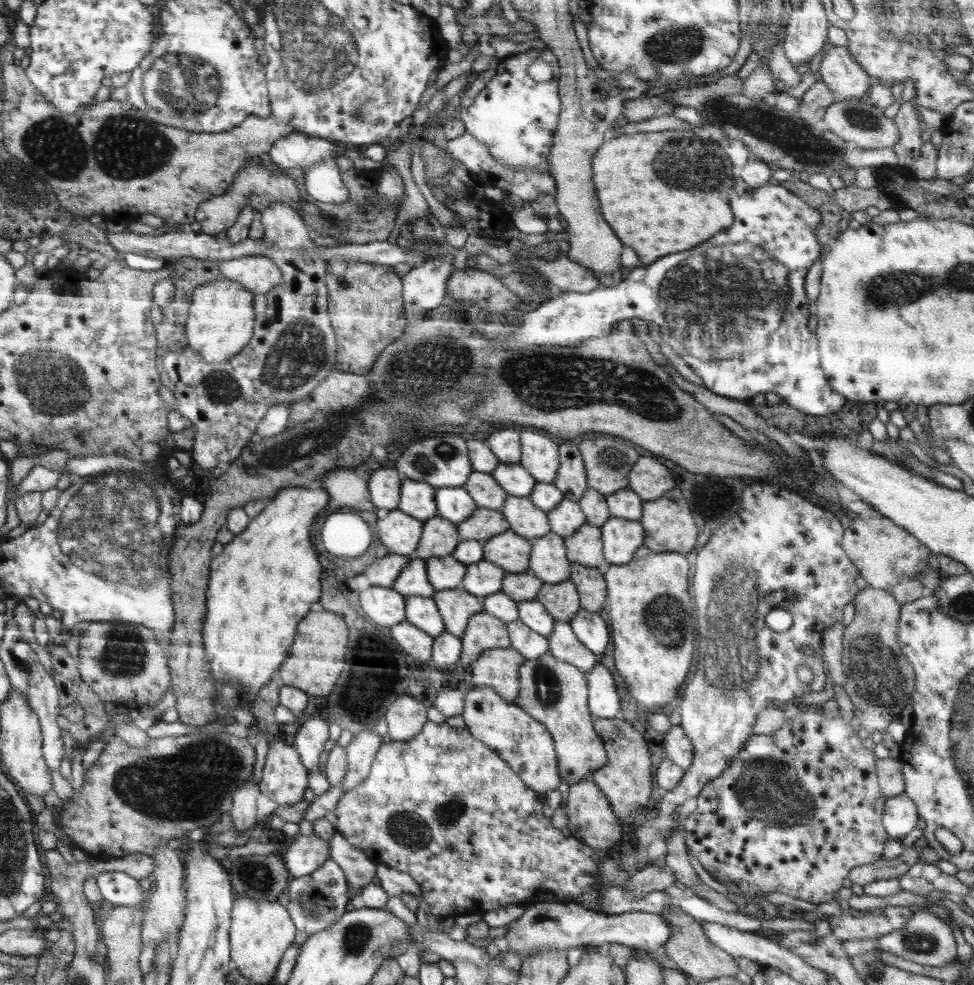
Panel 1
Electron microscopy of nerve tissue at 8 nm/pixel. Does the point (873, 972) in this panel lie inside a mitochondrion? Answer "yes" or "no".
yes

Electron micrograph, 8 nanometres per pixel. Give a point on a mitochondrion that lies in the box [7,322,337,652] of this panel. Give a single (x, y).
(111, 532)

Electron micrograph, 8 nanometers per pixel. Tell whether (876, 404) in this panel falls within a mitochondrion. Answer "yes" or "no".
no

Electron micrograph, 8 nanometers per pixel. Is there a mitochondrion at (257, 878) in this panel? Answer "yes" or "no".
yes

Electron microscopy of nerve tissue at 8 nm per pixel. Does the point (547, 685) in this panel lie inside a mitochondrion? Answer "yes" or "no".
yes

